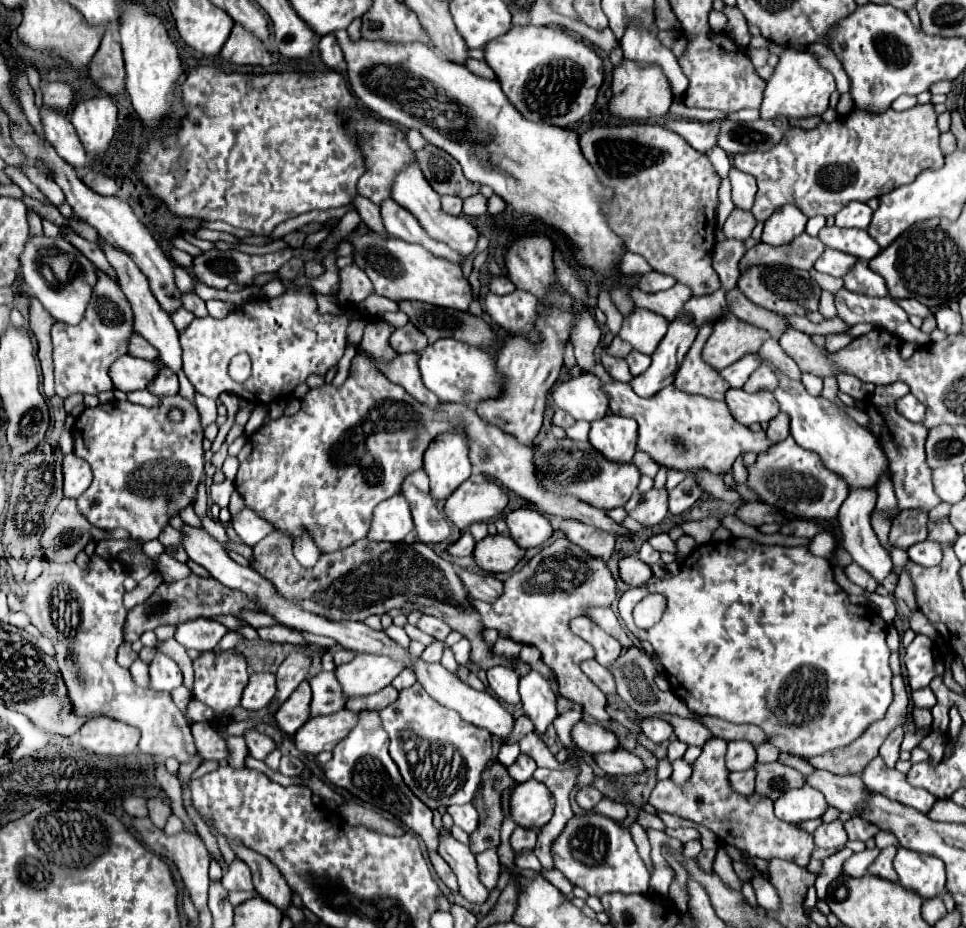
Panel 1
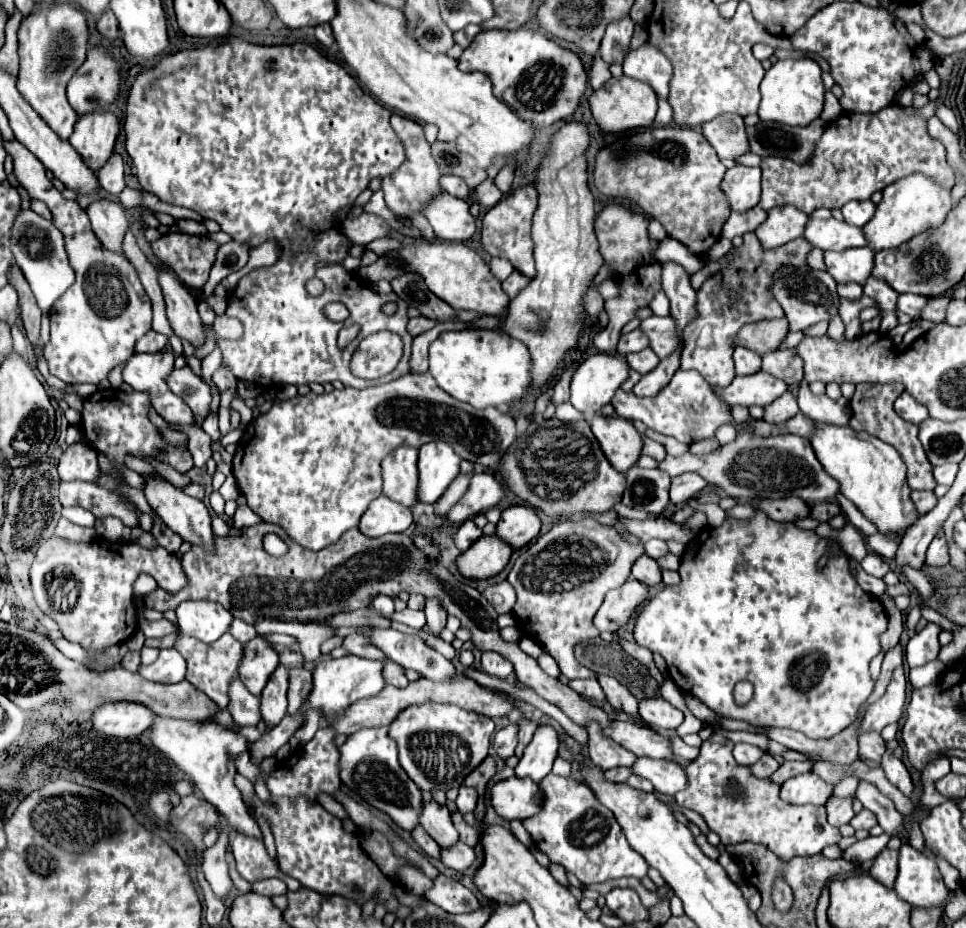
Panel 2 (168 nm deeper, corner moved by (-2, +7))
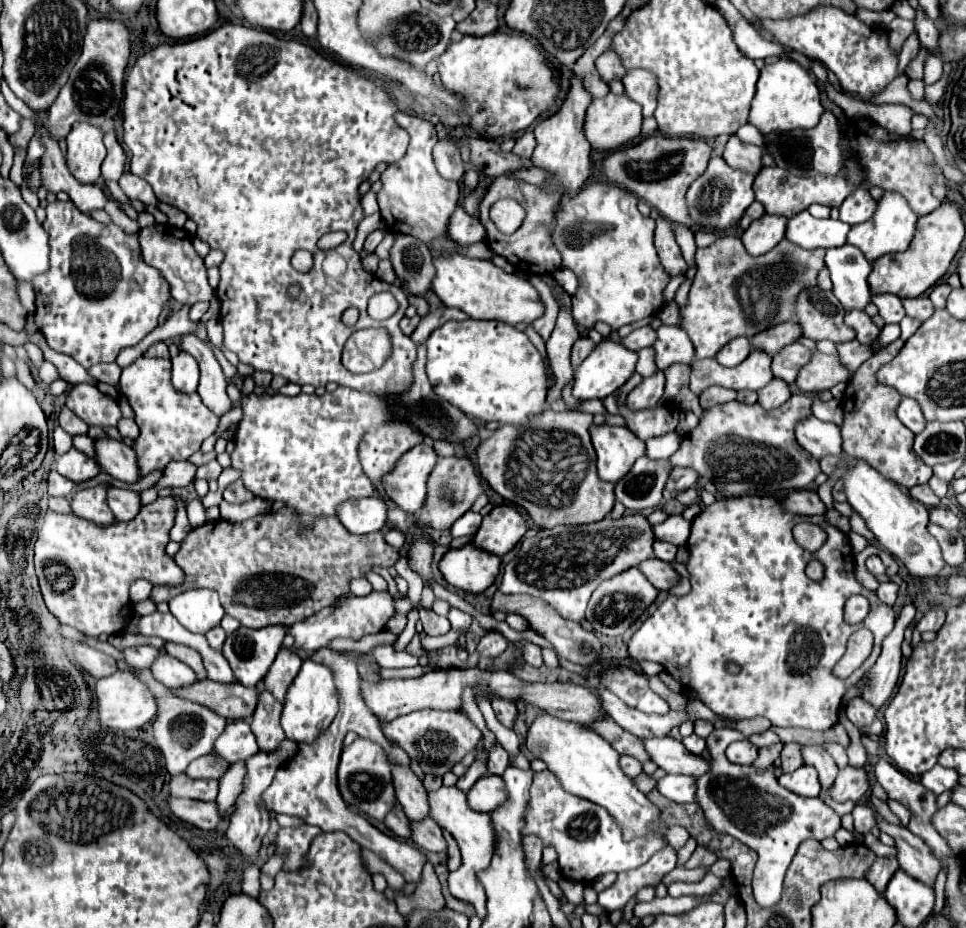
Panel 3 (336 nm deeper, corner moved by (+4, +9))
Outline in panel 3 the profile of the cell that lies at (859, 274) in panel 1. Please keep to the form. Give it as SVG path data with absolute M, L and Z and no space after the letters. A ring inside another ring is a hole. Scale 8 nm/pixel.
M873 293L871 301L877 305L879 315L885 323L899 323L905 317L903 305L899 303L899 297L891 293Z

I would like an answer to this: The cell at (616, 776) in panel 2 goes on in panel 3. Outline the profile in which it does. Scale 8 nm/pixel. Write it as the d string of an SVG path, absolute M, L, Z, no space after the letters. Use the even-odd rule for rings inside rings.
M621 755L619 759L619 765L621 765L621 771L627 775L627 777L637 777L643 769L641 769L641 763L635 759L635 757L629 757L629 755Z

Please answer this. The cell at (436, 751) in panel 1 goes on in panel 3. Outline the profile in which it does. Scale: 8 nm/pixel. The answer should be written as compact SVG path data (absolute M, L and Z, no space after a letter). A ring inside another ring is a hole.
M419 709L407 715L401 715L383 727L383 735L391 741L397 741L399 747L419 763L423 773L439 775L443 777L463 755L475 753L483 733L473 725L473 721L467 717L467 713L459 711L439 711L439 709Z

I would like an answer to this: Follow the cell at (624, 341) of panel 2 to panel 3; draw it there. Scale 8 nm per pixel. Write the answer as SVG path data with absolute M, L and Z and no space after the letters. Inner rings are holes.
M639 327L633 333L629 333L627 337L623 337L621 343L623 343L623 347L627 347L631 351L639 351L643 347L651 347L655 343L655 337L657 337L655 329L651 329L651 327Z

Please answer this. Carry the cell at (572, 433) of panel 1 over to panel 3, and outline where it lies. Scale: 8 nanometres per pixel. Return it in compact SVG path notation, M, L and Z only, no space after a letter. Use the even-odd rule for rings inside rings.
M561 309L555 329L553 329L551 337L547 339L547 353L549 353L553 373L555 373L555 385L547 393L549 405L559 401L563 387L569 381L573 381L573 367L569 363L569 353L571 353L571 347L577 339L579 339L579 333L577 333L577 325L575 325L571 313Z

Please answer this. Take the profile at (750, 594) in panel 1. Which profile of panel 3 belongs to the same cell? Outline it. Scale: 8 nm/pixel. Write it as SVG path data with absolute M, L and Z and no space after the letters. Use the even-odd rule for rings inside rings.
M743 495L725 497L705 507L705 511L701 511L691 523L687 549L691 591L683 597L667 595L665 601L655 605L651 615L631 637L629 655L633 659L661 663L665 671L681 683L683 689L693 691L711 711L715 711L715 715L727 717L731 721L765 717L777 727L799 727L811 731L827 731L837 725L845 691L853 687L863 677L863 673L875 665L875 659L881 651L881 641L895 625L893 607L879 603L879 597L873 591L867 591L857 583L853 573L855 561L851 555L853 547L847 535L837 527L825 523L823 517L807 519L781 511L779 499ZM799 521L811 521L825 529L827 541L815 553L809 553L795 543L791 531ZM813 557L817 557L825 565L825 577L819 583L811 581L805 575L805 565ZM855 593L867 595L871 611L861 623L849 625L843 619L843 605ZM861 627L867 627L875 635L873 653L851 677L837 679L831 669L843 657L849 635ZM731 661L741 667L737 675L731 675L727 671L727 663Z

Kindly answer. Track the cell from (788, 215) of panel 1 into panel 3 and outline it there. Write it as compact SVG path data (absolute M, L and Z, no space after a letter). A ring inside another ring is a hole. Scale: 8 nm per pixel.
M765 213L761 219L753 221L747 231L743 231L741 241L751 255L763 255L771 251L787 231L787 217Z

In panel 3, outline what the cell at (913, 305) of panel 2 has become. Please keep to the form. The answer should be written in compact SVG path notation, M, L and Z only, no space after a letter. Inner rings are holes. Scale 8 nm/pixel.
M919 295L919 297L907 297L907 299L901 299L901 303L903 303L905 313L907 313L909 317L915 317L915 319L921 319L921 321L929 319L929 317L933 315L933 311L935 311L927 295Z

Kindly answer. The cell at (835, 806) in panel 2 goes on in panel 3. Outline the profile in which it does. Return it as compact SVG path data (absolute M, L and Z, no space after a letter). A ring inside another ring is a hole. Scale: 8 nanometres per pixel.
M845 767L839 771L835 783L831 785L831 789L827 789L827 797L831 797L837 803L843 803L847 799L859 801L869 789L869 781L867 781L867 773L863 769L855 769L855 767Z

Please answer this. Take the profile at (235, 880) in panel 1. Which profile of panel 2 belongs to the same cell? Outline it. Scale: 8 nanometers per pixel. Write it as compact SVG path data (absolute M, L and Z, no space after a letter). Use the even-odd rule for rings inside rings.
M237 833L231 841L231 849L237 861L237 871L247 881L261 881L267 877L277 877L277 861L269 857L261 839Z

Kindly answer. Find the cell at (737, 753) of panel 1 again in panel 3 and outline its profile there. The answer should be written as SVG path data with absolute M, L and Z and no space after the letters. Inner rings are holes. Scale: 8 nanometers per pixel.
M743 739L743 741L735 741L727 747L727 759L731 763L739 763L739 765L751 765L757 759L757 747Z

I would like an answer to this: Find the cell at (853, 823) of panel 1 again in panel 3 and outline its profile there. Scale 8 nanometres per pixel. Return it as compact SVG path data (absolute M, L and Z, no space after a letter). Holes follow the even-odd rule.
M857 803L855 809L853 809L853 819L855 819L855 831L857 833L869 833L871 827L875 825L875 815L873 815L873 809L867 805L867 803Z

